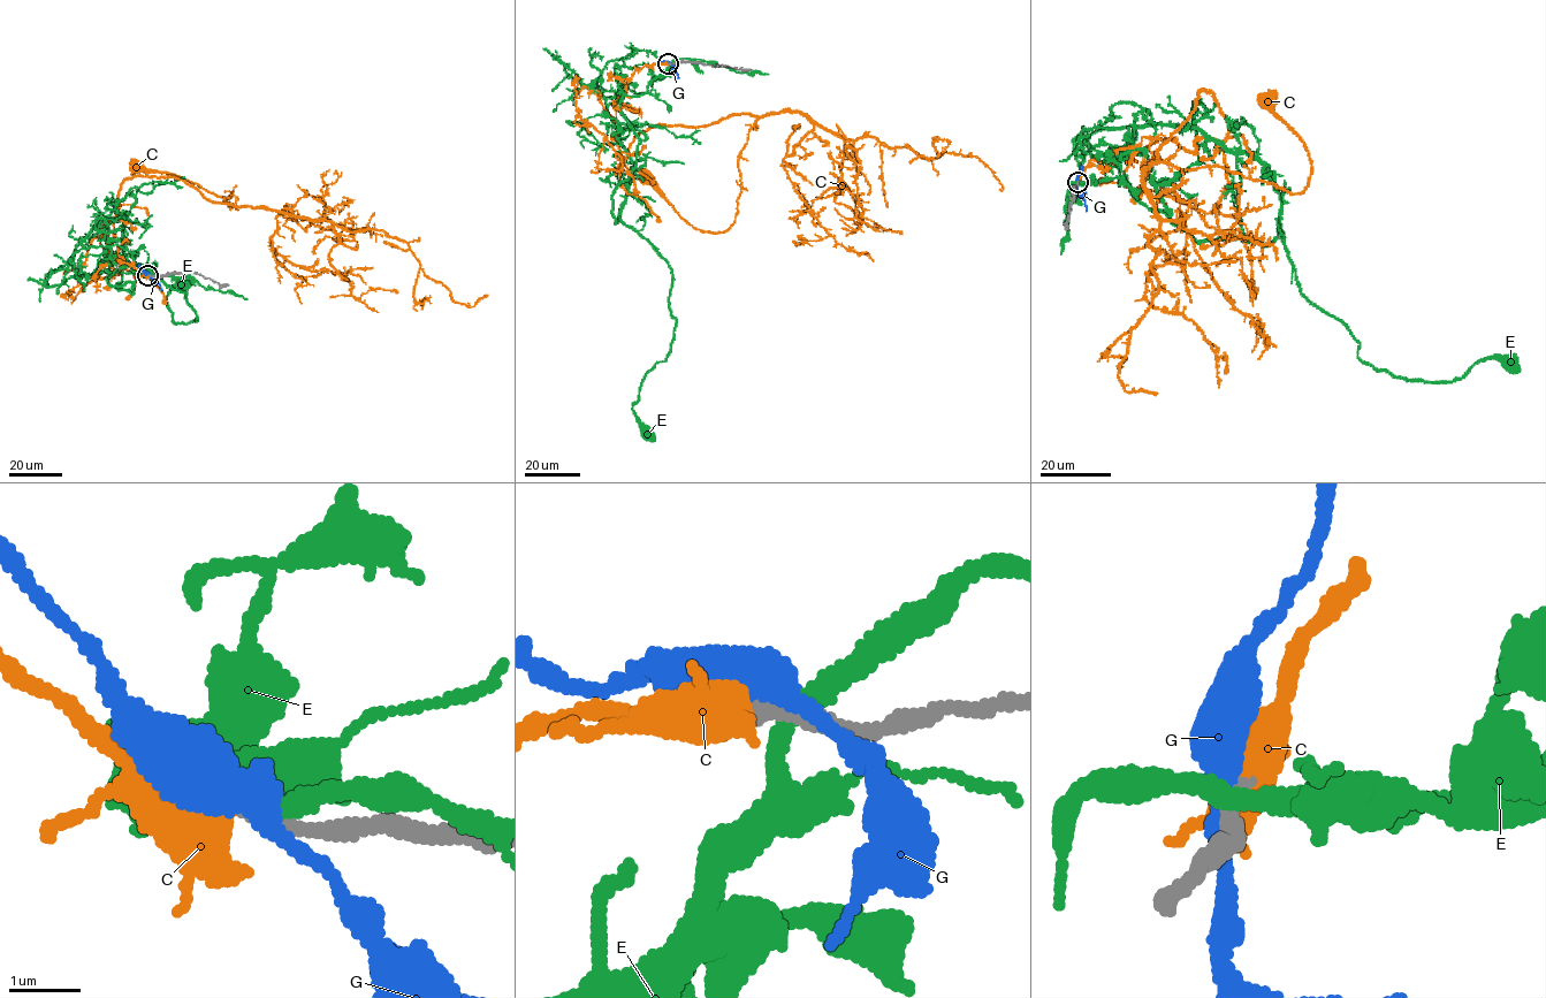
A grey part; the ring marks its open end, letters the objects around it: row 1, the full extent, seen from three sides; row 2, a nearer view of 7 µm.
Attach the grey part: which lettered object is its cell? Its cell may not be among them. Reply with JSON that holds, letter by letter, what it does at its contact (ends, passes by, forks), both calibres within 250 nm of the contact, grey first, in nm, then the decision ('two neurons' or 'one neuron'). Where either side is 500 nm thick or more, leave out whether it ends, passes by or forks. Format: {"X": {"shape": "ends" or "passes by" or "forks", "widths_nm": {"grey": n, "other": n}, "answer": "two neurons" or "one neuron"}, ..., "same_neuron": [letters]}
{"C": {"widths_nm": {"grey": 240, "other": 500}, "answer": "one neuron"}, "E": {"shape": "passes by", "widths_nm": {"grey": 280, "other": 280}, "answer": "two neurons"}, "G": {"shape": "passes by", "widths_nm": {"grey": 280, "other": 360}, "answer": "two neurons"}, "same_neuron": ["C"]}

